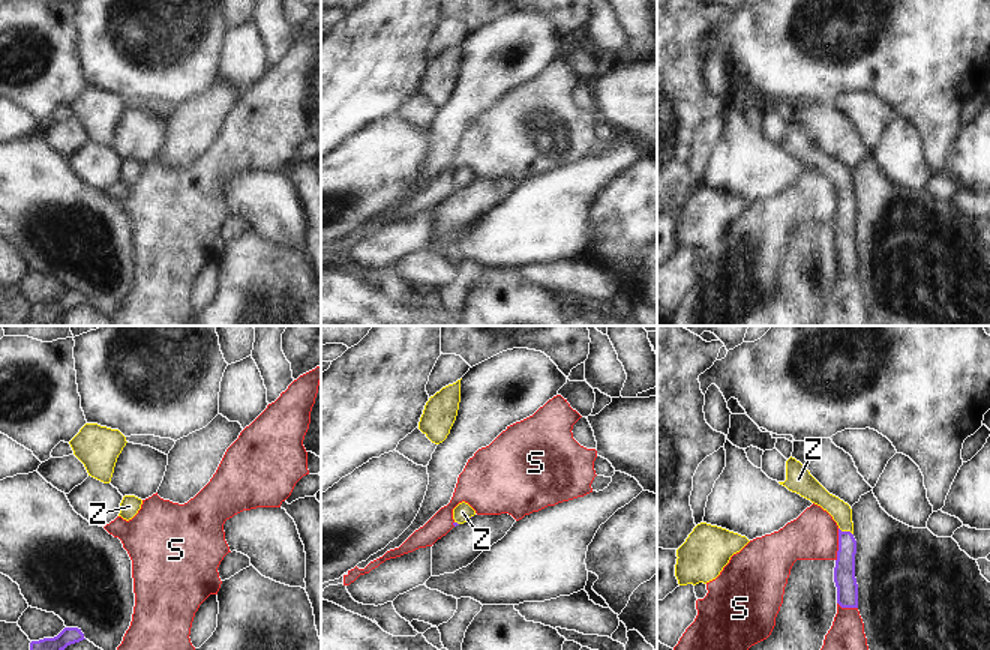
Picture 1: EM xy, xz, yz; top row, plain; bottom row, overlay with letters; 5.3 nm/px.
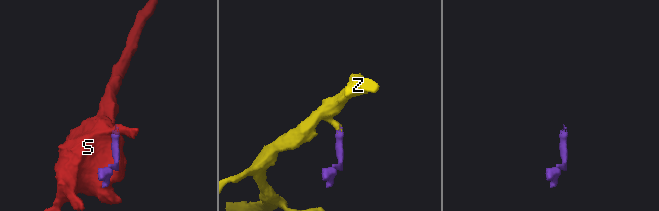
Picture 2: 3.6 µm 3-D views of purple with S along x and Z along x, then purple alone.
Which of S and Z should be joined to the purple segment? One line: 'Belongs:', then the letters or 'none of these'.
Belongs: Z

